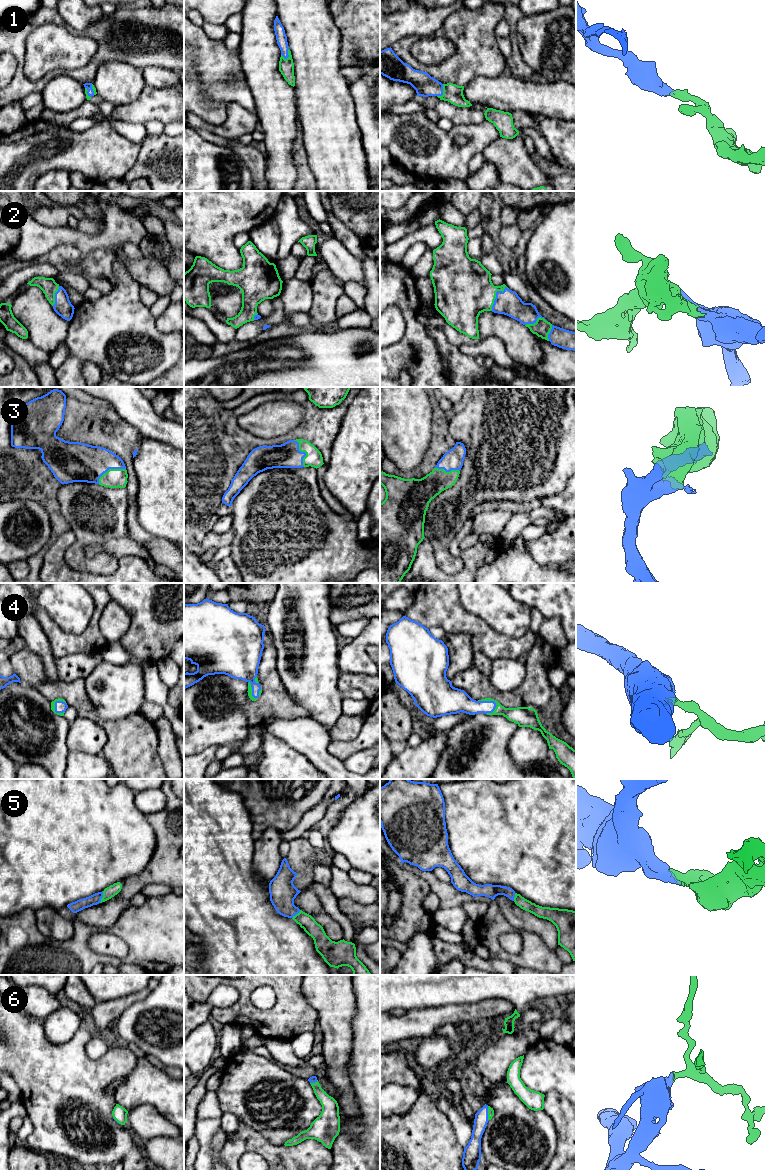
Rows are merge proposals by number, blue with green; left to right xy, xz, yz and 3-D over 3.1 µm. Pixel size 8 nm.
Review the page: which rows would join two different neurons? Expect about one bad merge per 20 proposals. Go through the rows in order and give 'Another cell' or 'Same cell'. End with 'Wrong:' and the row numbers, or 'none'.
1: Same cell
2: Same cell
3: Same cell
4: Same cell
5: Same cell
6: Same cell
Wrong: none

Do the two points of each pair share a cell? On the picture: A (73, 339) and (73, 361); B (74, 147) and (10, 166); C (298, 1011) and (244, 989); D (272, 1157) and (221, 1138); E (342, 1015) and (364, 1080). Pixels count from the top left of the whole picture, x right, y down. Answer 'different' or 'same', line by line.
A: same
B: same
C: same
D: different
E: different

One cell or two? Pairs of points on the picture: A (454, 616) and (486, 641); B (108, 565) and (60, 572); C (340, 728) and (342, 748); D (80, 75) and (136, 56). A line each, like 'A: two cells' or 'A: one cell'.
A: one cell
B: two cells
C: two cells
D: one cell

